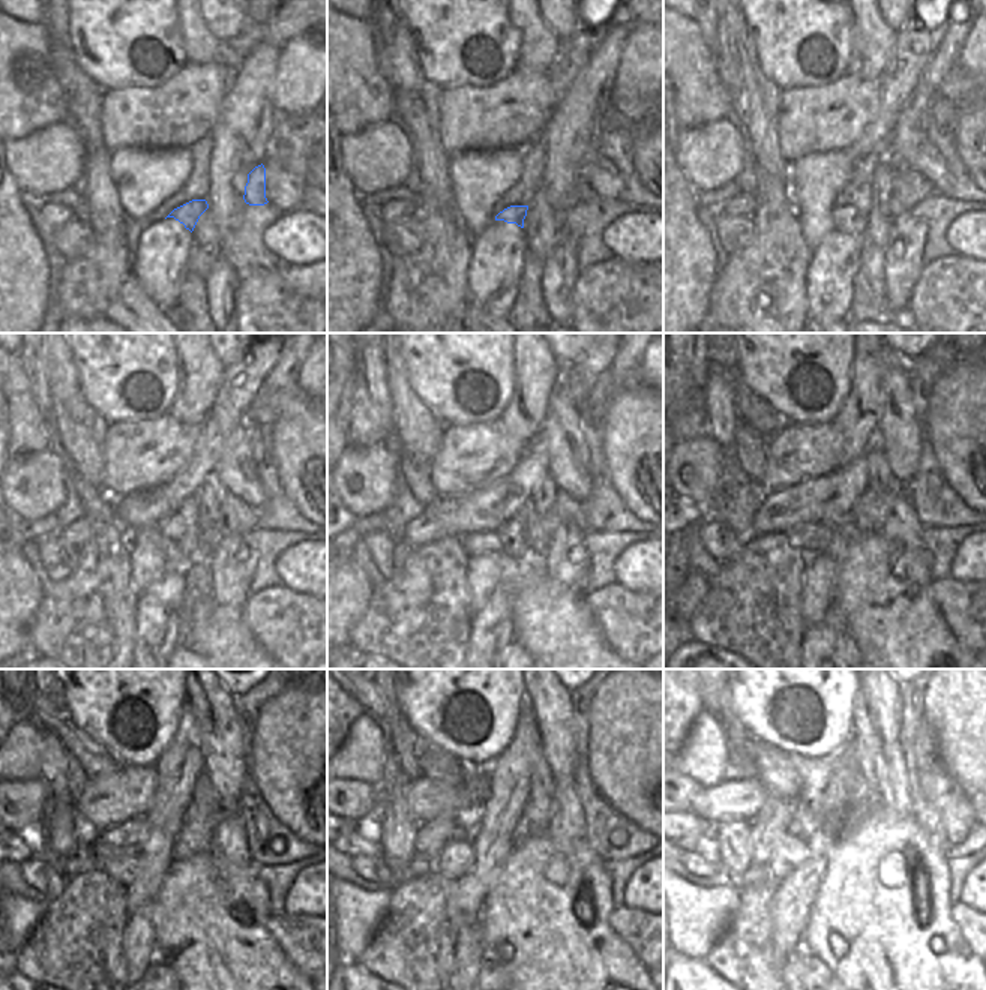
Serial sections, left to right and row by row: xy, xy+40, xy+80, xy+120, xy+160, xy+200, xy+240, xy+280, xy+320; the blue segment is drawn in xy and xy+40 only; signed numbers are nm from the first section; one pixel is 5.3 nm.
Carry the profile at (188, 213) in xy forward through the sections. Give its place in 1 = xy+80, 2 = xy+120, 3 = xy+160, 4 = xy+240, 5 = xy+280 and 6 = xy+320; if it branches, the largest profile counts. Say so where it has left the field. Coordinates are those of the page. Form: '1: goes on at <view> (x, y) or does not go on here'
1: goes on at xy+80 (847, 218)
2: goes on at xy+120 (170, 551)
3: goes on at xy+160 (488, 543)
4: goes on at xy+240 (122, 864)
5: goes on at xy+280 (456, 858)
6: goes on at xy+320 (791, 851)

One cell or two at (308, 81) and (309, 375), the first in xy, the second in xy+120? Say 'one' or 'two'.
one

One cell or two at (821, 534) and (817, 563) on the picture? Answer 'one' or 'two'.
two

